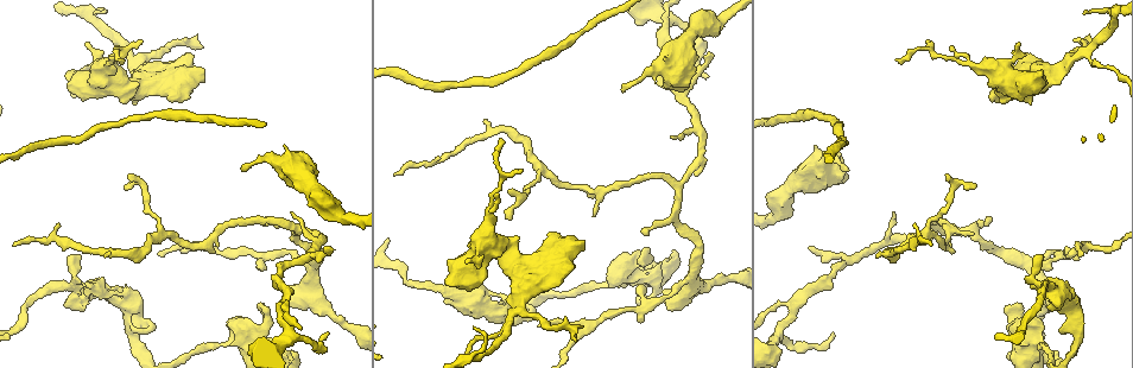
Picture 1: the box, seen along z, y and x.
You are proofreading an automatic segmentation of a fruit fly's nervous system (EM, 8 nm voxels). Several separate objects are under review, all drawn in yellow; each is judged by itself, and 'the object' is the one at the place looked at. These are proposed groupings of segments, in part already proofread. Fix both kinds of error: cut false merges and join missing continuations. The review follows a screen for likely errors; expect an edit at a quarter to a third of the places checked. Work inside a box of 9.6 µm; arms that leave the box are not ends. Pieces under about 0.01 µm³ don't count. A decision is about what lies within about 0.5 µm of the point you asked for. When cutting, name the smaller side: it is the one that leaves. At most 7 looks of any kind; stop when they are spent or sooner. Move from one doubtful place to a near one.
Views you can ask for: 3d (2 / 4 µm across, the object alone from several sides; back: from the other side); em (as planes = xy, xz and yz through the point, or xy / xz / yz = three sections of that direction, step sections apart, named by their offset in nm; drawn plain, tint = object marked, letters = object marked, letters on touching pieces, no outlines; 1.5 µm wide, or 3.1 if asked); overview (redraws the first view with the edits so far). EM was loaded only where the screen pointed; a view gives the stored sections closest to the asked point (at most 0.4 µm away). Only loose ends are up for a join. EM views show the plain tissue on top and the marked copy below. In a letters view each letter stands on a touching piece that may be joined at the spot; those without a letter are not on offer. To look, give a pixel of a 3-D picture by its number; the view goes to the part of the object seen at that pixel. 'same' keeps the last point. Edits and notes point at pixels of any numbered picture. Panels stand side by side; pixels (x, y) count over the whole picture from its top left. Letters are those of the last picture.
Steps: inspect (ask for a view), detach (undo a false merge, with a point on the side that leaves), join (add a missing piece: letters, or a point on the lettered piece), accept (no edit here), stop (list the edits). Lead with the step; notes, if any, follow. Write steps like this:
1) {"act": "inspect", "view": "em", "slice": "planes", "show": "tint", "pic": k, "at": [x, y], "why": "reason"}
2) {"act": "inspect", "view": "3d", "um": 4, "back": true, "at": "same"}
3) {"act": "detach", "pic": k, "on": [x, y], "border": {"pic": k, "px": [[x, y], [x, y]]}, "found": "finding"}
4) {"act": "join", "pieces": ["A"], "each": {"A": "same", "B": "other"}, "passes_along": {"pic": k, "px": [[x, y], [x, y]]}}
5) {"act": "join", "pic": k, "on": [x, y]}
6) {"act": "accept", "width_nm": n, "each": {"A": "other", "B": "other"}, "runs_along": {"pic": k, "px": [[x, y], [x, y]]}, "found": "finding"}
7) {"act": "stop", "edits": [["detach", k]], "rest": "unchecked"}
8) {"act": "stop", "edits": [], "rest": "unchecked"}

{"act": "inspect", "view": "3d", "um": 4, "pic": 1, "at": [393, 175], "why": "long arm stops here"}

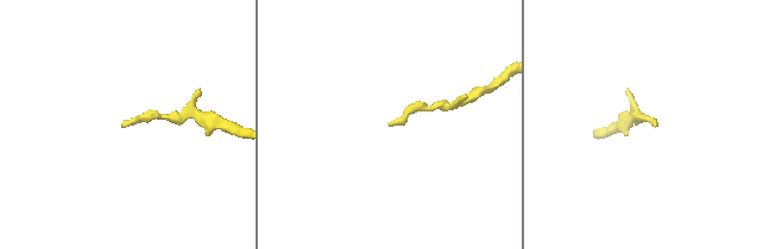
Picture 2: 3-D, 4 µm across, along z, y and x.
{"act": "inspect", "view": "em", "slice": "xz", "step": 4, "show": "letters", "pic": 2, "at": [123, 122]}

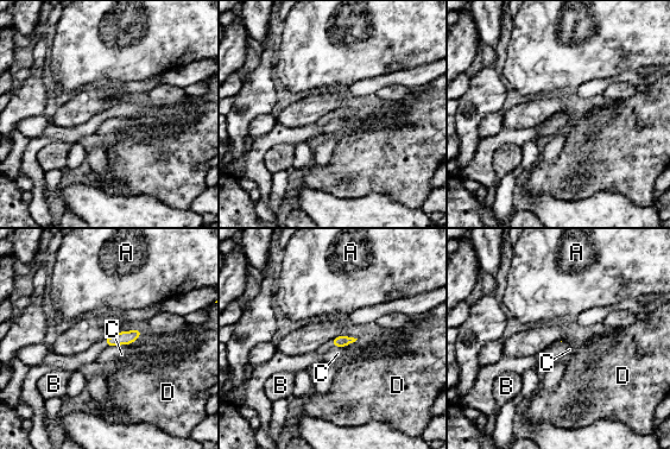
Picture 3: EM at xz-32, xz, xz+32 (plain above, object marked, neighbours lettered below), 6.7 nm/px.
{"act": "accept", "each": {"A": "other", "B": "other", "C": "other", "D": "other"}, "border": {"pic": 3, "px": [[132, 343], [107, 347]]}, "found": "none of them fits"}

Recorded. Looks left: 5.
{"act": "inspect", "view": "em", "slice": "planes", "show": "tint", "pic": 1, "at": [974, 234], "why": "tapers out"}

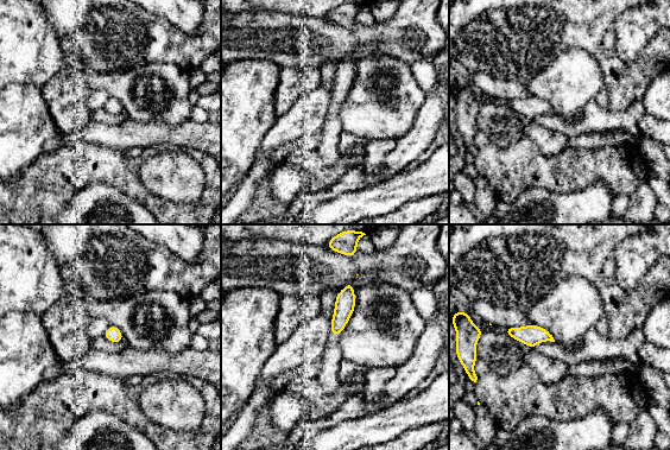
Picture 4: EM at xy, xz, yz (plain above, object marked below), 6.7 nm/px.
{"act": "inspect", "view": "em", "slice": "planes", "show": "letters", "at": "same"}

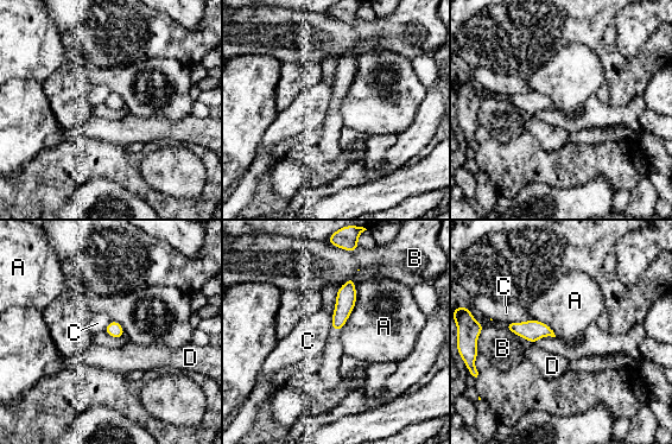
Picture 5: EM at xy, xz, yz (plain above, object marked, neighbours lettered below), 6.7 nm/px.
{"act": "accept", "each": {"A": "other", "B": "other", "C": "other", "D": "other"}, "border": {"pic": 5, "px": [[356, 291], [354, 309], [341, 328]]}, "found": "no lettered piece goes on from it"}

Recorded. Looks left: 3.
{"act": "inspect", "view": "em", "slice": "xy", "step": 8, "show": "tint", "pic": 1, "at": [295, 230], "why": "branch point"}

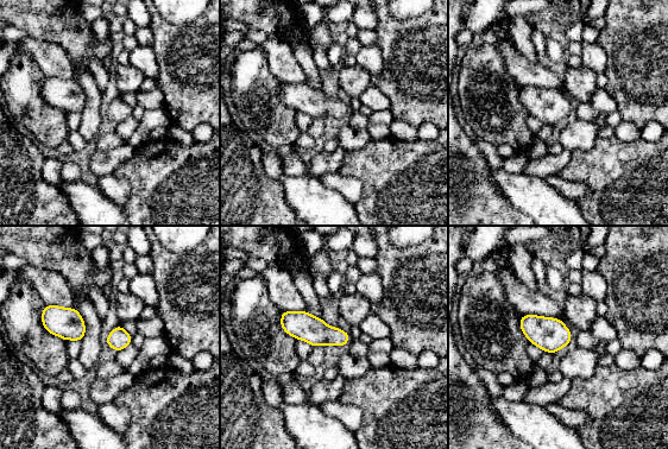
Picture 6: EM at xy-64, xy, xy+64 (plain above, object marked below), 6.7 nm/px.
{"act": "inspect", "view": "em", "slice": "planes", "show": "letters", "at": "same", "why": "another direction"}

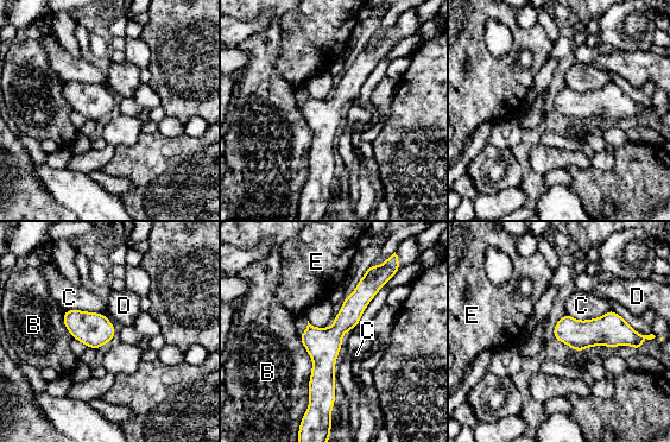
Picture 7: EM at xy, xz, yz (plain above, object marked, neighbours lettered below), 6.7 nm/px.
{"act": "accept", "width_nm": 200, "longest_contact_nm": ["B", 600], "each": {"B": "other", "C": "other", "D": "other", "E": "other"}, "found": "continuous, no second neuron"}

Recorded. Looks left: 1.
{"act": "stop", "edits": [], "rest": "unchecked"}

